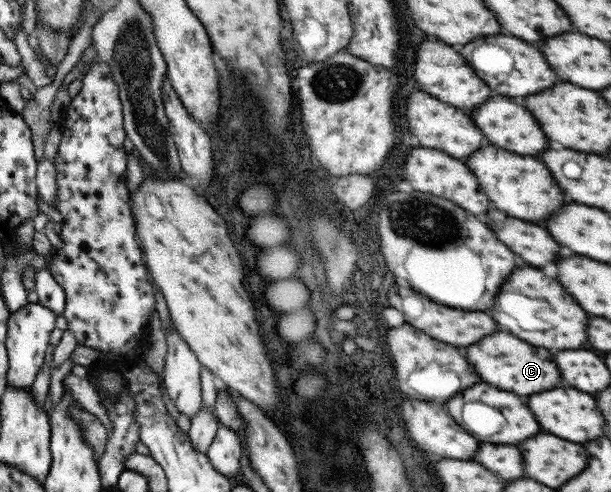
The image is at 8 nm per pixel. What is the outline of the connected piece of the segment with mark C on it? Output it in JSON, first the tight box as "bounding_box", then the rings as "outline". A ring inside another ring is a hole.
{"bounding_box":[465,330,559,396],"outline":[[[495,330],[491,334],[483,336],[481,340],[473,342],[465,352],[465,360],[469,362],[469,366],[475,370],[475,374],[483,382],[487,382],[499,390],[515,392],[519,396],[549,390],[549,388],[557,386],[557,382],[559,382],[559,372],[551,360],[549,350],[519,342],[515,336],[511,336],[507,332]]]}

